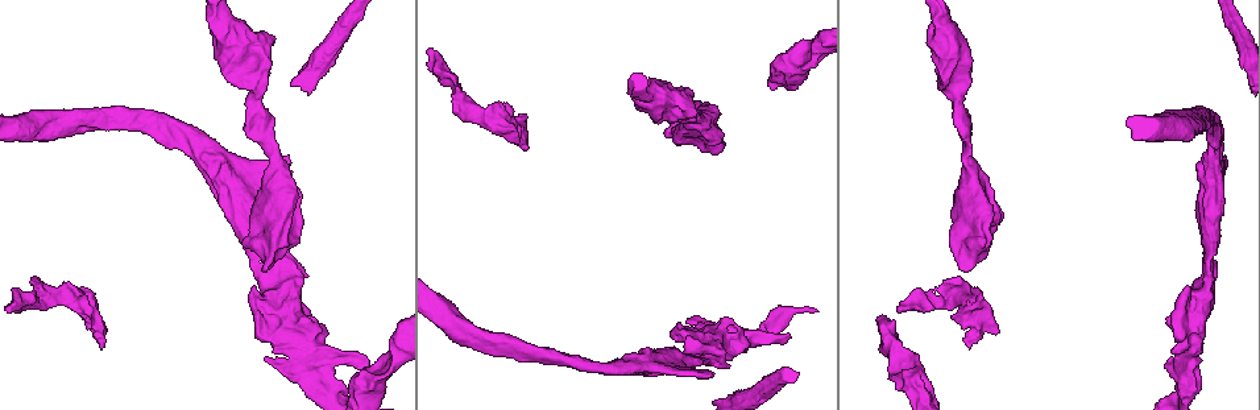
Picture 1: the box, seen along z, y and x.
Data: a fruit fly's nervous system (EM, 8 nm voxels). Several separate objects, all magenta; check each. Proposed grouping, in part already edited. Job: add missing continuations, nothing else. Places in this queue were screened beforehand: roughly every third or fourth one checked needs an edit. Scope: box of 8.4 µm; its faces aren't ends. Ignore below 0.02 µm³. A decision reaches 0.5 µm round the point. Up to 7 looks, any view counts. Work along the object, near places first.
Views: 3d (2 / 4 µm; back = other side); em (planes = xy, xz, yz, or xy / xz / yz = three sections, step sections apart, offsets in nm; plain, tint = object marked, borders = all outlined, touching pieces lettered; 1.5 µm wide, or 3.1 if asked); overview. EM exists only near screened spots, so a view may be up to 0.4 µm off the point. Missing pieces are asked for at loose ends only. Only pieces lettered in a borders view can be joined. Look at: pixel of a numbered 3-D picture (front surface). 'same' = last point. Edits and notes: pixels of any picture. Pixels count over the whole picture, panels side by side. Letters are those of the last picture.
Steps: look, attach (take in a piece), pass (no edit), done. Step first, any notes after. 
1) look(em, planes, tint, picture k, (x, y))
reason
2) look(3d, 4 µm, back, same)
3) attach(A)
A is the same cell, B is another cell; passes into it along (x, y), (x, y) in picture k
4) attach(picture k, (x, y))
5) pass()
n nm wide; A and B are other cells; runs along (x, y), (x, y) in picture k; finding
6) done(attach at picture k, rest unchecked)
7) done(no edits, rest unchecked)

look(3d, 4 µm, picture 1, (1208, 138))
free end

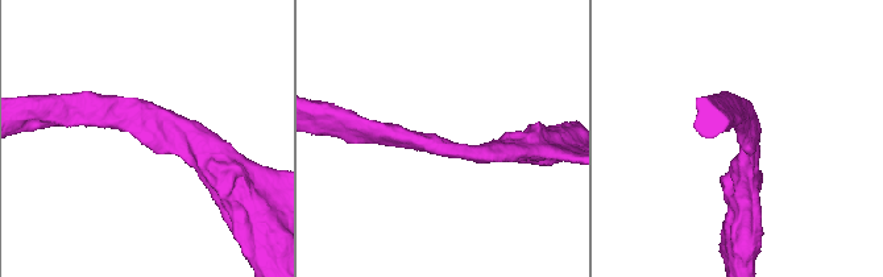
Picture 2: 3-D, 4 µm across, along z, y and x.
look(em, planes, borders, picture 2, (434, 140))

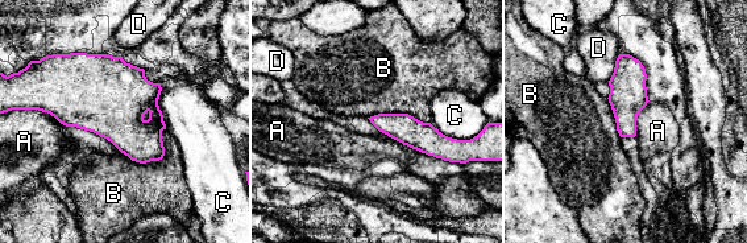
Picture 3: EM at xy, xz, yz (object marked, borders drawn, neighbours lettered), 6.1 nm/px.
pass()
B touches over 320 nm; A, B, C and D are other cells; border along (165, 128), (161, 159), (120, 151) in picture 3; no lettered piece goes on from it

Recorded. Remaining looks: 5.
look(3d, 4 µm, picture 1, (86, 316))
an open end

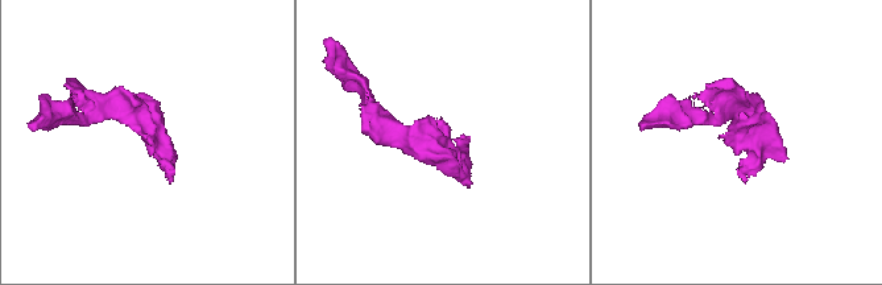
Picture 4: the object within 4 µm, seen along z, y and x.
look(em, planes, borders, picture 4, (145, 139))
now the EM

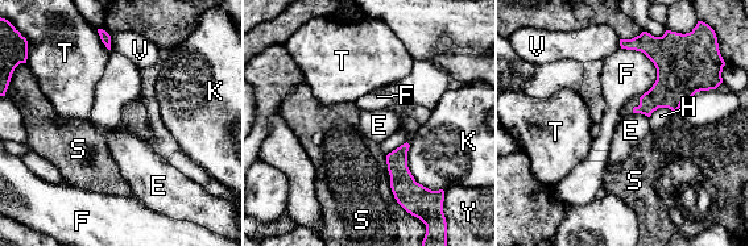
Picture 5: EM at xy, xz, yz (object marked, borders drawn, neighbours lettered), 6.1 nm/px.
pass()
120 nm wide; E, F, H, K, S, T, V and Y are other cells; border along (673, 111), (657, 108), (649, 117) in picture 5; no lettered piece goes on from it

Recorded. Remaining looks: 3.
look(3d, 2 µm, picture 1, (266, 271))
stops while still wide

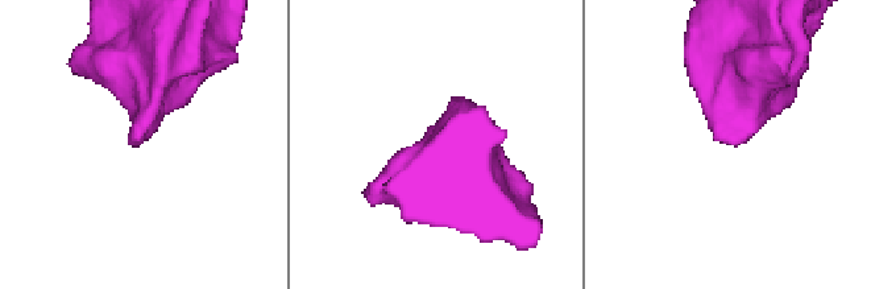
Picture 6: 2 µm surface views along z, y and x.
look(em, planes, borders, picture 6, (717, 136))

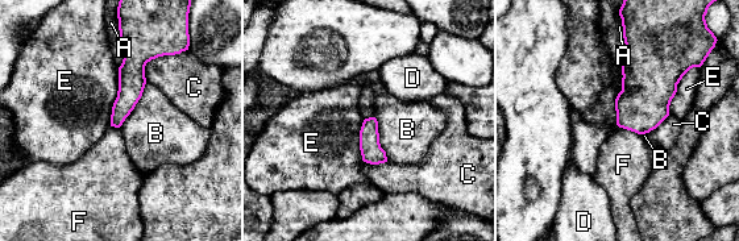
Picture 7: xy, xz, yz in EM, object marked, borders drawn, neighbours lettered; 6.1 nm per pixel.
pass()
A, B, C, D, E and F are other cells; none of them fits

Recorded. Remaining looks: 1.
done(no edits, rest unchecked)

